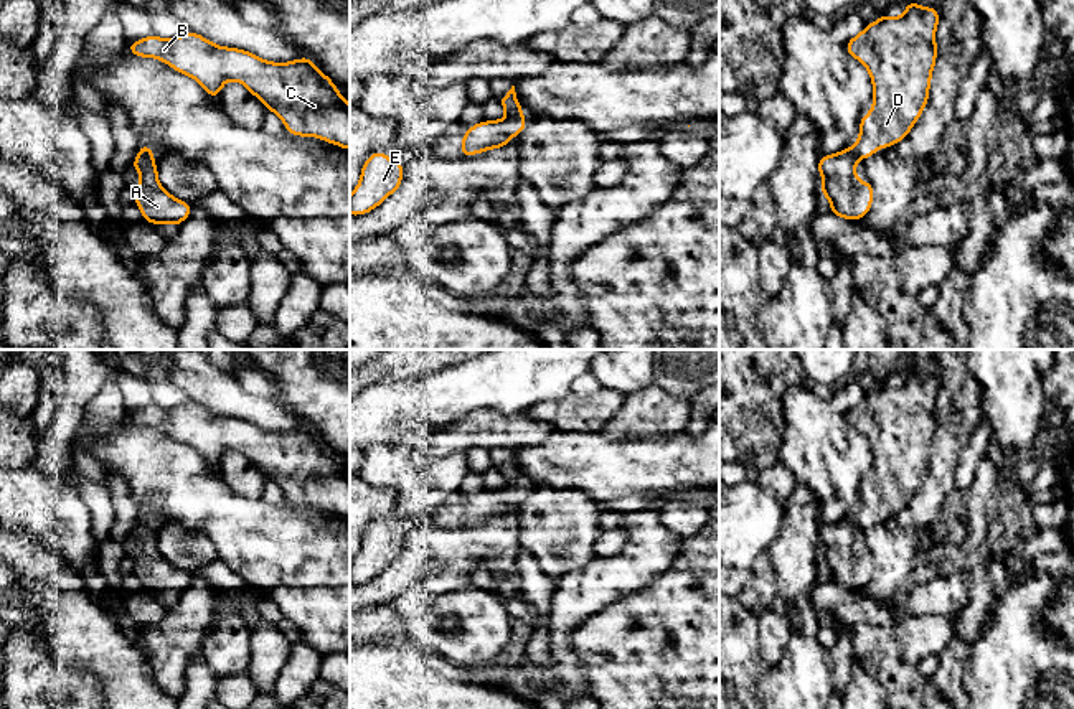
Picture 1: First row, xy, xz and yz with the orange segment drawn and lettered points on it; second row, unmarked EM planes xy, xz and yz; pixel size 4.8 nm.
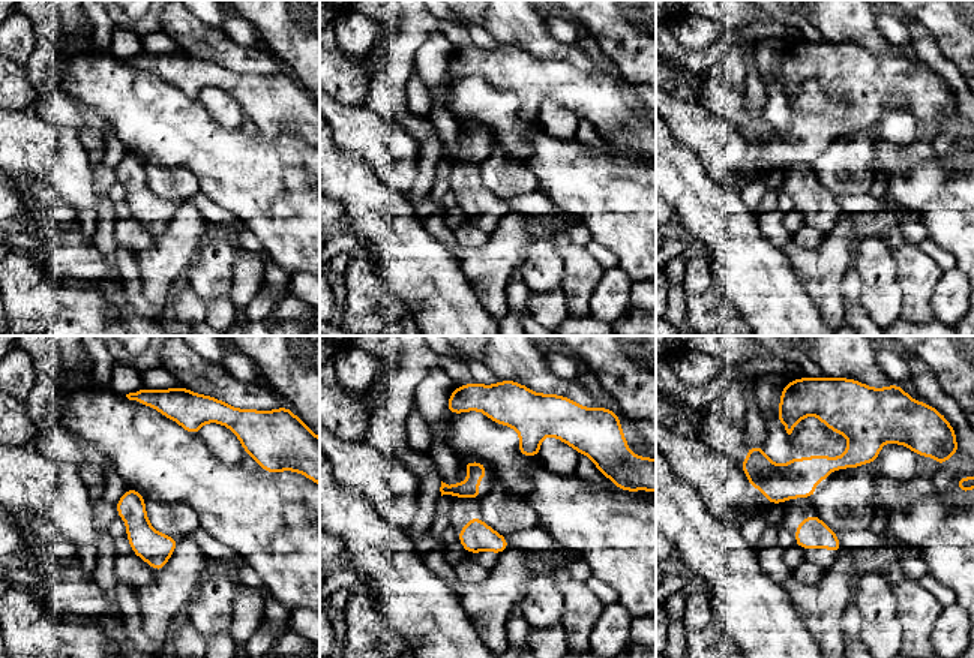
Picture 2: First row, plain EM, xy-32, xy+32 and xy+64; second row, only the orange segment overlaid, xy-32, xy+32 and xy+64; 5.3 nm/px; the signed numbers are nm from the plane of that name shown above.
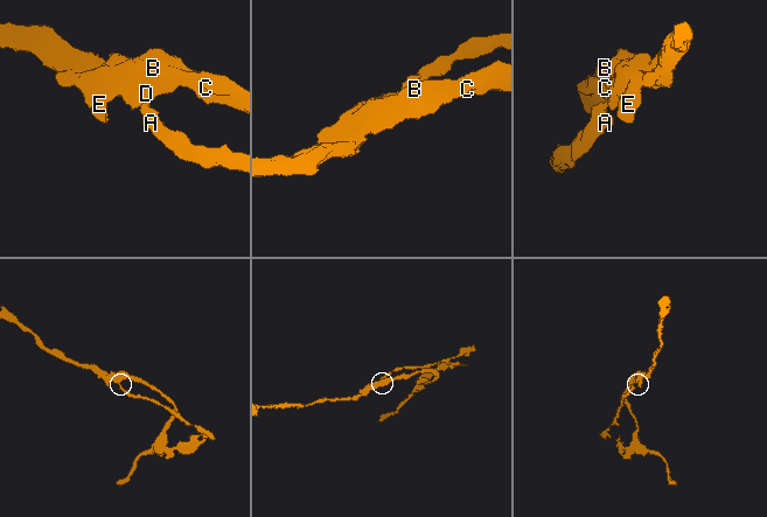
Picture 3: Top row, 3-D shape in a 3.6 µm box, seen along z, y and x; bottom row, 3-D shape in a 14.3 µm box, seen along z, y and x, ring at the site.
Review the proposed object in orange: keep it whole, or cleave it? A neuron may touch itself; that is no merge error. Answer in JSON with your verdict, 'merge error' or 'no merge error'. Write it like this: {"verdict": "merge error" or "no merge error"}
{"verdict": "merge error"}

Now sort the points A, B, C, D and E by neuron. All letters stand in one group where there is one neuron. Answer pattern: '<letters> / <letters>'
A / B C D E

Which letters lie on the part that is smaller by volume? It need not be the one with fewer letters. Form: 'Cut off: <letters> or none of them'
Cut off: A

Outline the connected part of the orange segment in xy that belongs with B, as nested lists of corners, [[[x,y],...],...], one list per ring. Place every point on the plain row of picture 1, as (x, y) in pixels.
[[[190,399],[170,409],[150,404],[125,417],[193,447],[211,468],[219,467],[224,452],[238,450],[284,491],[289,503],[350,519],[350,473],[309,425],[272,432],[246,419],[214,414]]]

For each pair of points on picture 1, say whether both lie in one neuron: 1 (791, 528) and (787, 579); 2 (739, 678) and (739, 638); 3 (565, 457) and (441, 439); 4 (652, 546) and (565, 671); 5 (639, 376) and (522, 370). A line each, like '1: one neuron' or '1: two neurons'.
1: one neuron
2: one neuron
3: two neurons
4: one neuron
5: two neurons

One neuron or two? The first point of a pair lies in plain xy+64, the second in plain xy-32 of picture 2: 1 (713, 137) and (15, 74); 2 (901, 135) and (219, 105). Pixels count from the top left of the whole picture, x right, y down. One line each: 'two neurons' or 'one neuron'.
1: two neurons
2: one neuron

